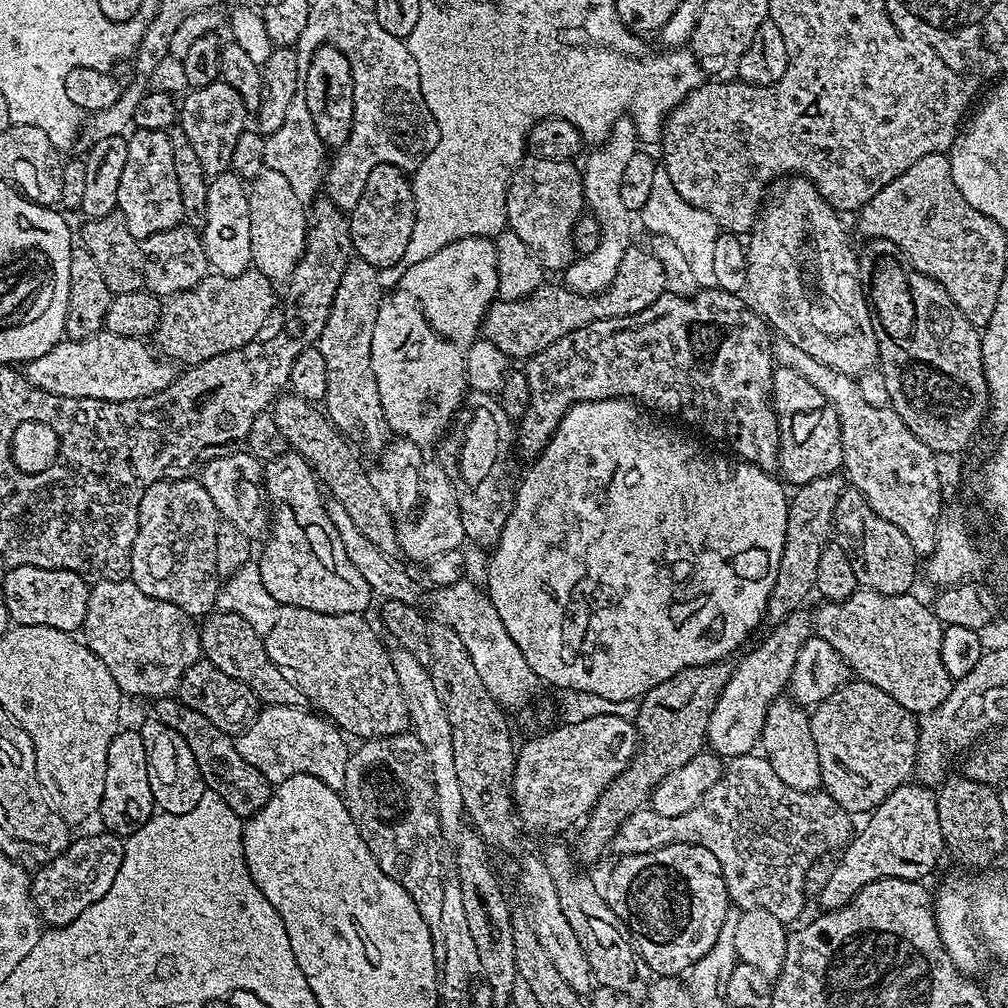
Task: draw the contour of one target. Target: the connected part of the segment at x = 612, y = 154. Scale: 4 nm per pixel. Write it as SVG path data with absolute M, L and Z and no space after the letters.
M620 114L608 130L603 144L595 149L593 156L585 155L582 163L584 177L584 202L587 211L600 224L600 241L592 252L585 252L572 261L569 268L563 269L563 283L572 291L581 294L599 294L614 282L618 274L618 266L622 266L622 258L629 248L633 247L632 220L634 213L626 210L622 203L622 174L630 158L638 150L638 137L634 122L627 115Z

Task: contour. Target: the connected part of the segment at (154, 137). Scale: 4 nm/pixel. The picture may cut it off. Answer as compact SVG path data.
M138 128L127 137L127 142L126 166L122 166L122 182L118 182L116 207L126 218L130 234L142 241L150 234L158 234L158 230L170 230L181 223L184 207L182 194L178 190L178 178L174 178L174 160L170 154L167 131Z

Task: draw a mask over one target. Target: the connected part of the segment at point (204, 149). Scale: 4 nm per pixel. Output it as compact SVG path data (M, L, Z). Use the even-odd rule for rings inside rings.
M218 79L210 86L191 89L187 94L189 96L185 98L184 104L182 100L178 108L178 126L186 138L190 138L190 146L194 146L198 162L202 162L204 175L211 178L229 171L238 134L246 130L244 119L250 116L250 108L248 112L244 105L245 93Z

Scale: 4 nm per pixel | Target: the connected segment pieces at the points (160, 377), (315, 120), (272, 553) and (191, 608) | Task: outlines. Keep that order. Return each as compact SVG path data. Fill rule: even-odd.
M106 331L96 332L84 340L63 339L54 345L40 358L27 361L26 375L31 384L55 396L66 398L94 398L95 400L113 400L122 402L128 399L138 399L161 392L176 379L178 372L167 359L161 358L151 347L147 348L143 339L134 336L119 336Z
M324 44L307 57L302 72L302 95L306 110L310 110L312 132L321 145L329 150L341 148L350 138L354 122L354 78L350 62L337 48Z
M292 450L267 461L263 465L263 491L270 501L270 531L264 549L261 552L259 549L258 563L262 586L266 586L270 598L274 598L280 606L289 604L322 614L367 613L368 603L374 600L372 587L362 574L358 574L358 570L354 570L350 558L346 558L346 546L342 546L342 538L334 522L330 522L325 497L320 497L322 485L311 465Z
M199 479L159 480L154 482L142 494L140 509L136 515L136 537L132 547L133 580L150 598L170 602L178 606L187 616L203 618L216 608L216 597L222 587L221 577L216 575L214 562L214 534L218 515L210 495L200 484Z

